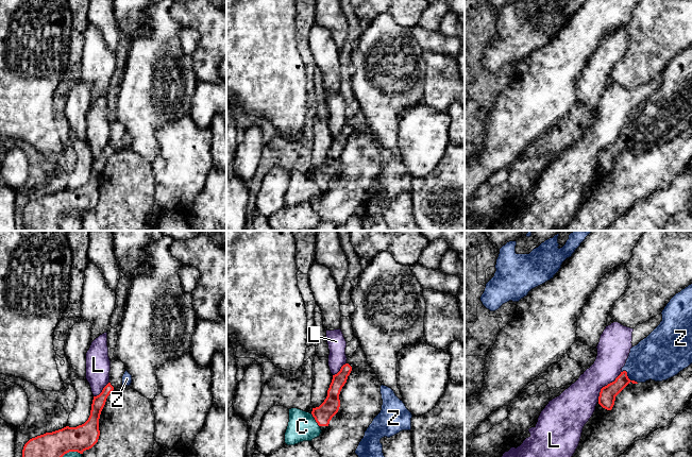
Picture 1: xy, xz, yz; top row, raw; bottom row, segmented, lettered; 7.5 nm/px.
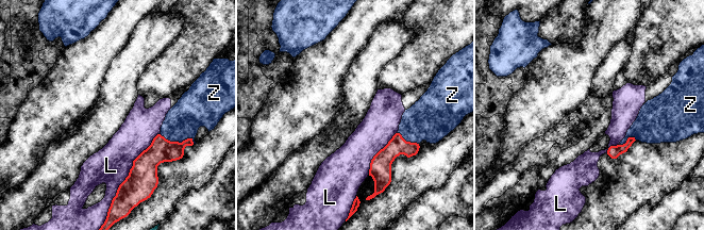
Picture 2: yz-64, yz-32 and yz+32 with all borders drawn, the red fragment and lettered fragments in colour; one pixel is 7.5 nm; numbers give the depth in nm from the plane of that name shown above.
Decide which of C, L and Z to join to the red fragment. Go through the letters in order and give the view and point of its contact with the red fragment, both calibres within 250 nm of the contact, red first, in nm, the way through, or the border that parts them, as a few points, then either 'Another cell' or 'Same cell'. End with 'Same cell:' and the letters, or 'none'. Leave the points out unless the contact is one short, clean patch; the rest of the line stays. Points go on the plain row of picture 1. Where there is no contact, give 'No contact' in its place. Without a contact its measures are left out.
C: Touches red at xz (315, 181). Thickness 140 nm (red) against 220 nm. Another cell
L: Touches red at yz (607, 147). Thickness 130 nm (red) against 260 nm. Another cell
Z: Touches red at yz (627, 139). Thickness 130 nm (red) against 320 nm. Path across: yz (607, 157), (627, 139), (645, 123), (654, 120). Same cell
Same cell: Z

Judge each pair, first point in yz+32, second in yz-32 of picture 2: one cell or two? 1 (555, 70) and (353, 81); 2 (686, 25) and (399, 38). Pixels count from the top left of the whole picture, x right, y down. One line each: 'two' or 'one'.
1: two
2: two

